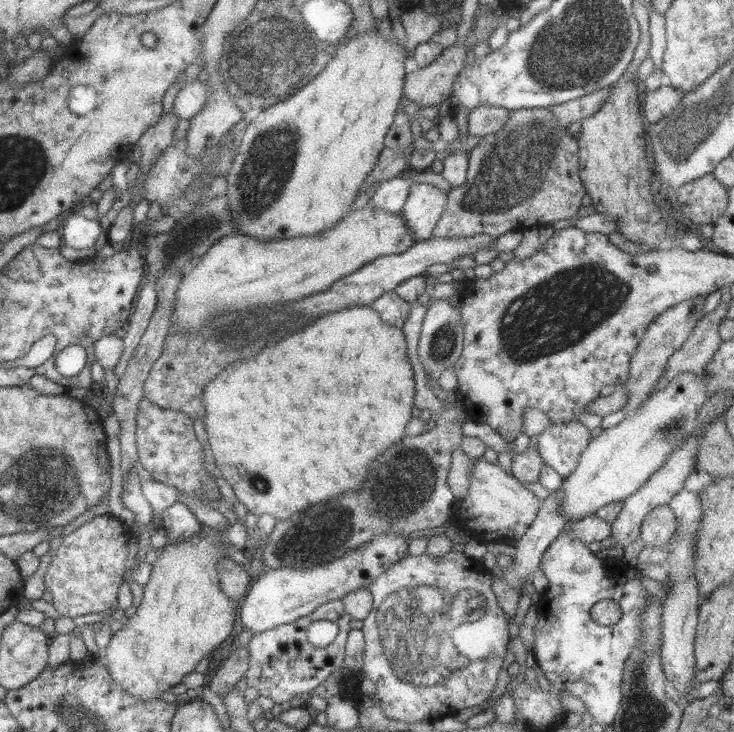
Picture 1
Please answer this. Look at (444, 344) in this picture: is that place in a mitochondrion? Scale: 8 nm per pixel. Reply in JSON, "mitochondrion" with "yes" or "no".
{"mitochondrion":"yes"}

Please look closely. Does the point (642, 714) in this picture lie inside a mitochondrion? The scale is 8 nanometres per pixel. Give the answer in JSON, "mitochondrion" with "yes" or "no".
{"mitochondrion":"yes"}

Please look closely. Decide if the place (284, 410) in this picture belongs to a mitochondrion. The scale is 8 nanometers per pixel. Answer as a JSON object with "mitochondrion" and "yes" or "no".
{"mitochondrion":"no"}

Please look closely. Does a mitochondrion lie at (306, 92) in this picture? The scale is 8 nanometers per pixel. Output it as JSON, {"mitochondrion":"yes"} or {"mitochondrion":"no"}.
{"mitochondrion":"yes"}

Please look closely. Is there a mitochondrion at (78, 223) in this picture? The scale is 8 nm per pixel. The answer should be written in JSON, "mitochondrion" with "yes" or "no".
{"mitochondrion":"no"}

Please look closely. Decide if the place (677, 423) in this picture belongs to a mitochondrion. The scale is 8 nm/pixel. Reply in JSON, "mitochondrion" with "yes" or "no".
{"mitochondrion":"yes"}

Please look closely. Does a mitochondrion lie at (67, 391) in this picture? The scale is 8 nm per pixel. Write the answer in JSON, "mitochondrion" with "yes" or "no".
{"mitochondrion":"no"}

